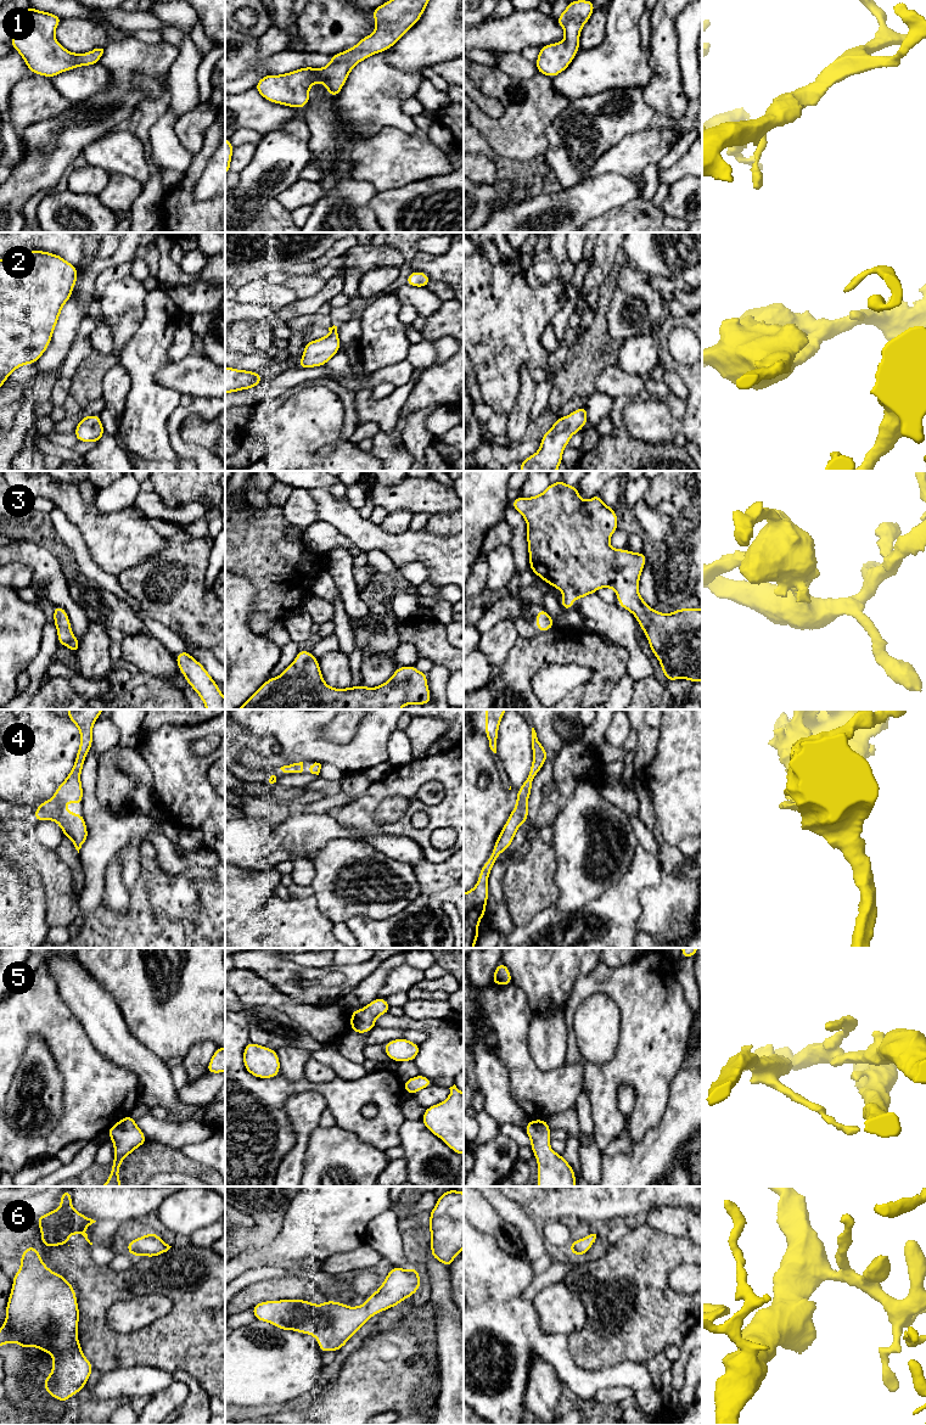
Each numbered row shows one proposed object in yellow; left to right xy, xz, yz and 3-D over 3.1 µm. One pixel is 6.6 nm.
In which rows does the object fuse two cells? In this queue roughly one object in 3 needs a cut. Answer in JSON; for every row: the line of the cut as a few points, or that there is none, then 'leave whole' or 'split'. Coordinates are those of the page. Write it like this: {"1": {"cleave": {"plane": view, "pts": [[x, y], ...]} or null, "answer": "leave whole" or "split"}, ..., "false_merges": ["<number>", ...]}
{"1": {"cleave": null, "answer": "leave whole"}, "2": {"cleave": null, "answer": "leave whole"}, "3": {"cleave": null, "answer": "leave whole"}, "4": {"cleave": null, "answer": "leave whole"}, "5": {"cleave": null, "answer": "leave whole"}, "6": {"cleave": null, "answer": "leave whole"}, "false_merges": []}

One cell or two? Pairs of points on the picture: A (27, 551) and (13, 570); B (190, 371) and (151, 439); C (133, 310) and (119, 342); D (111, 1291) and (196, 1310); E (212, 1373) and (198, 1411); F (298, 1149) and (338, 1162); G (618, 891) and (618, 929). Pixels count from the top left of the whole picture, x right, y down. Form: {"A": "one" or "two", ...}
{"A": "two", "B": "two", "C": "one", "D": "one", "E": "two", "F": "two", "G": "one"}

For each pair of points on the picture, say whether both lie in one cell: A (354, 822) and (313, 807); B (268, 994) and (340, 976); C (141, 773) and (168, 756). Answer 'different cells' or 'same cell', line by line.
A: different cells
B: different cells
C: different cells

